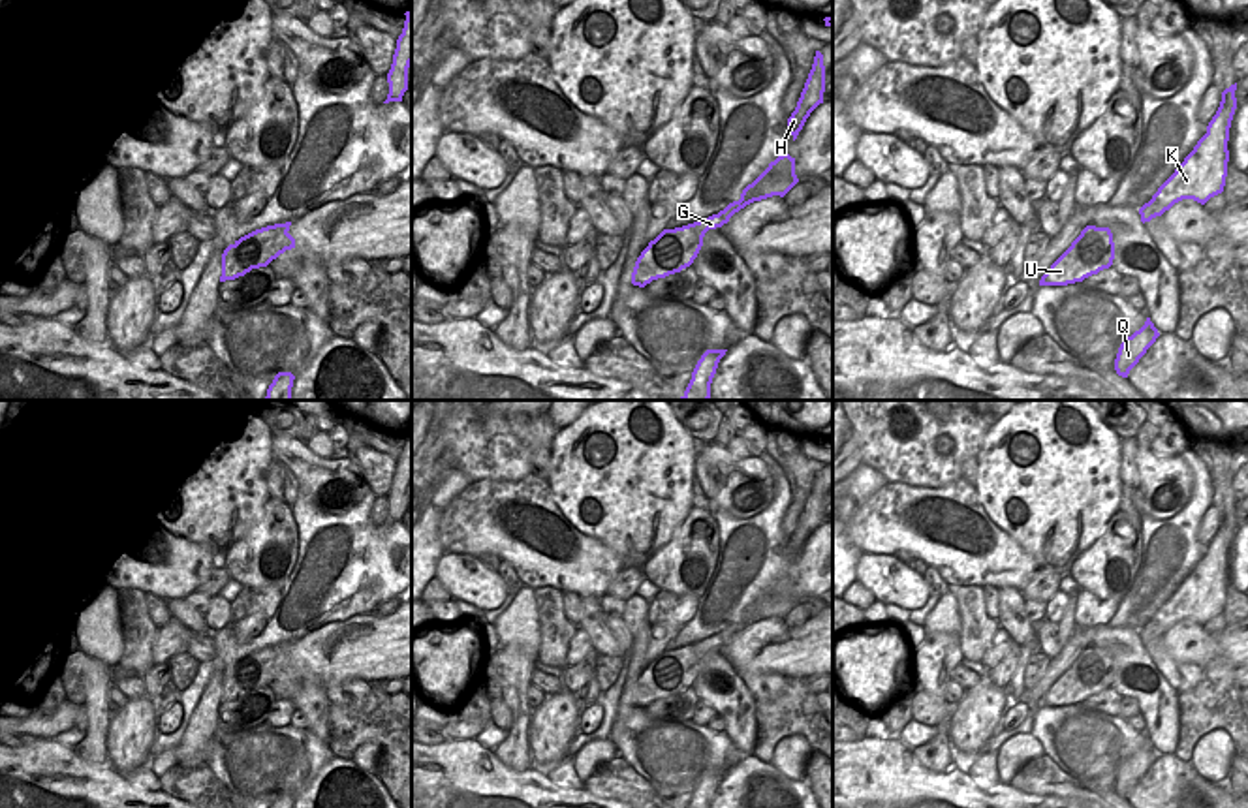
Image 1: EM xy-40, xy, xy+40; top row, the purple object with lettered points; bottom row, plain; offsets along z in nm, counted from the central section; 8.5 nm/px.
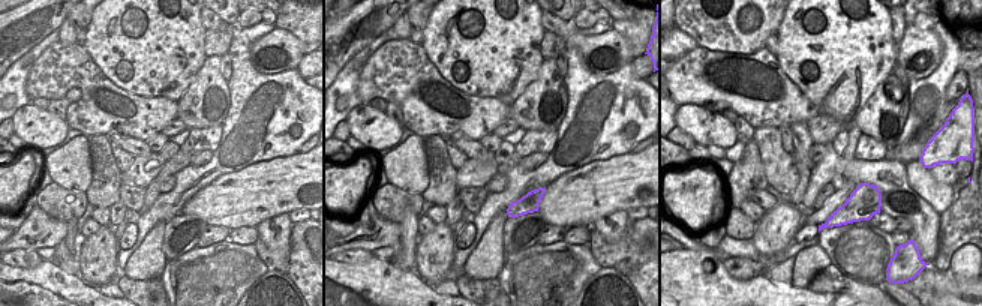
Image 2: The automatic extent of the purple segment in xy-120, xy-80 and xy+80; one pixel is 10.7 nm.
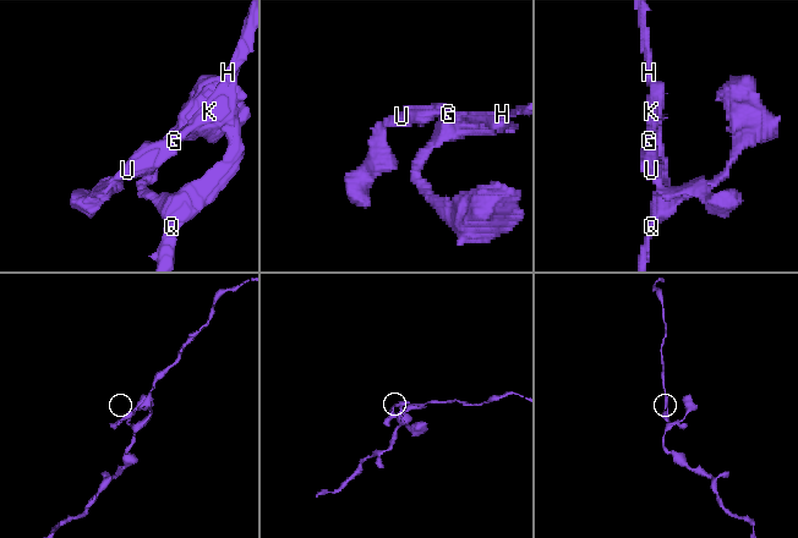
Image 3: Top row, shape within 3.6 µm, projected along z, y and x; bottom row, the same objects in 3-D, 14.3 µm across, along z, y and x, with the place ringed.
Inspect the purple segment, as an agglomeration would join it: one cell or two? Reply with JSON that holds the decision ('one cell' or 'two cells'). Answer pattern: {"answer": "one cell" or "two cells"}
{"answer": "one cell"}

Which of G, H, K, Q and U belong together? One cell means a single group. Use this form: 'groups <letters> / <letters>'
groups G H K Q U

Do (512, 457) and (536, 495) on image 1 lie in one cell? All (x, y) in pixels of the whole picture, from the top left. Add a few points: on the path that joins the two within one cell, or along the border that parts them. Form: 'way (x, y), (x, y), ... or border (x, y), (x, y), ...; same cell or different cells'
border (530, 472), (519, 480), (480, 478); different cells

